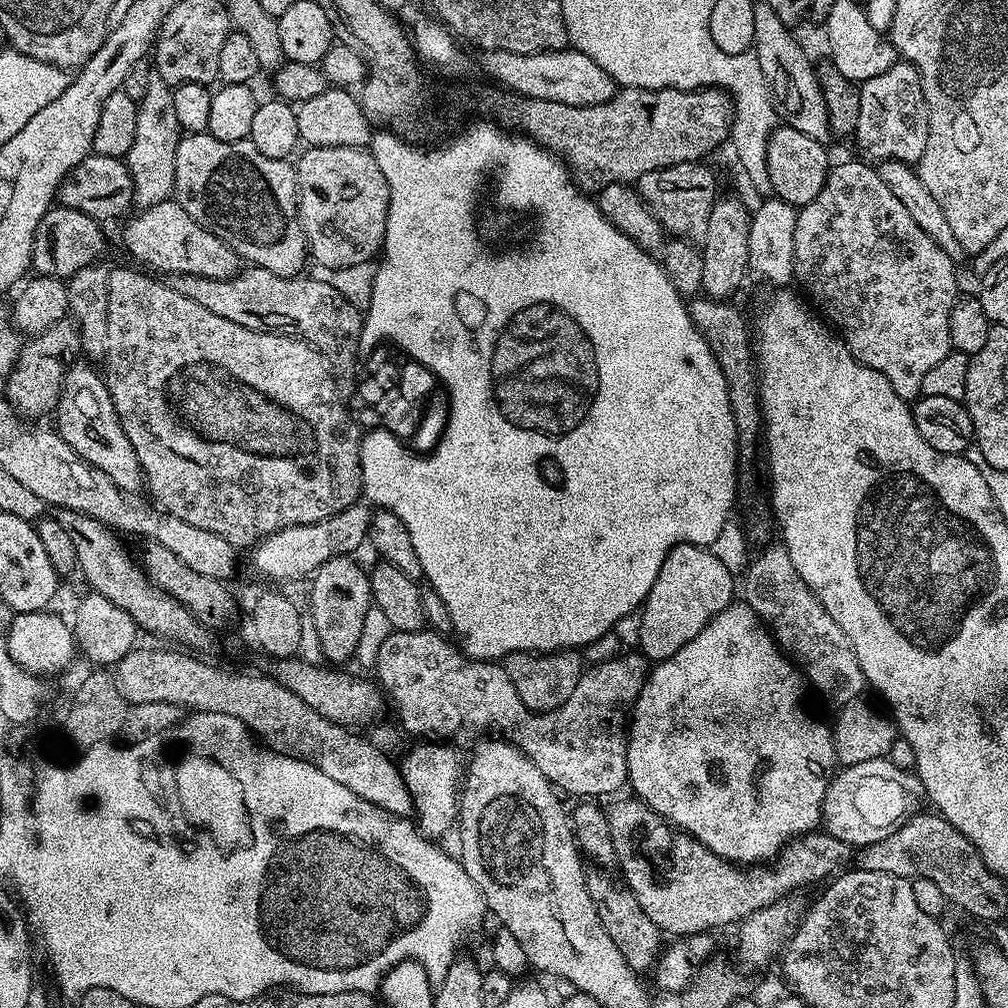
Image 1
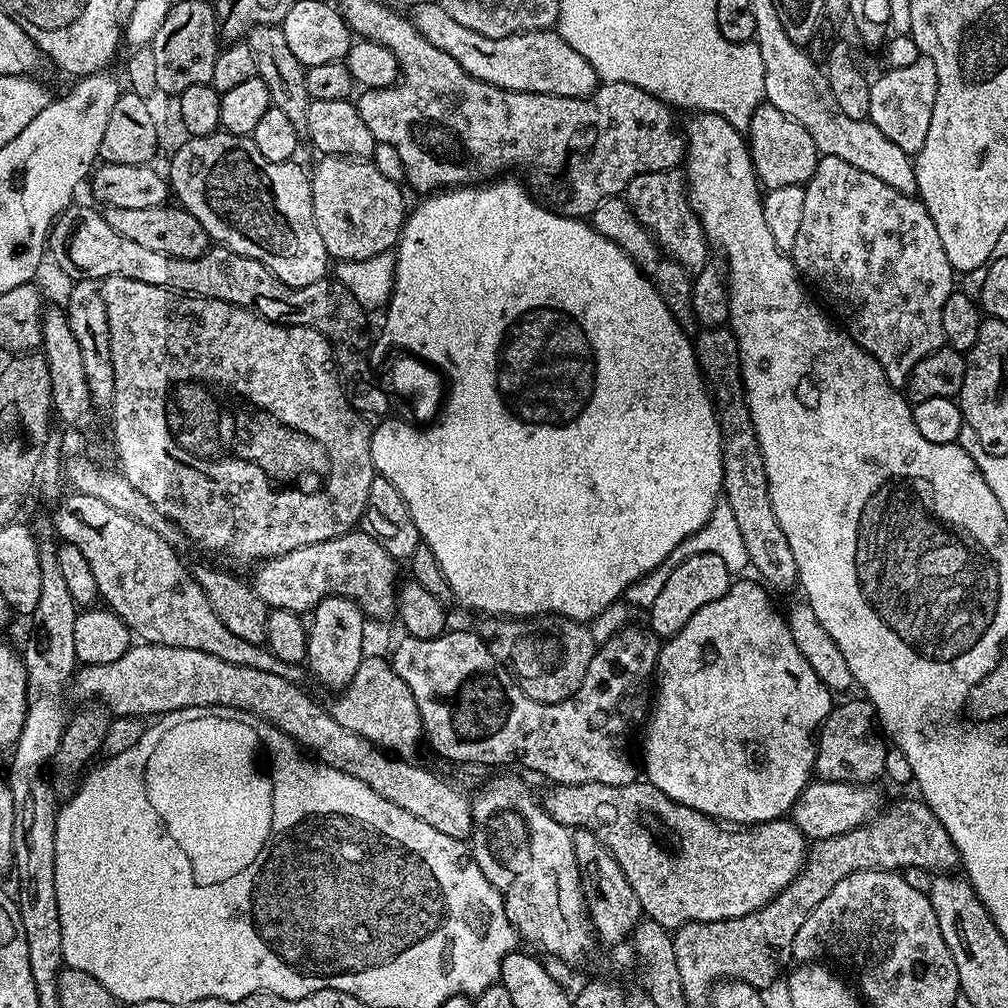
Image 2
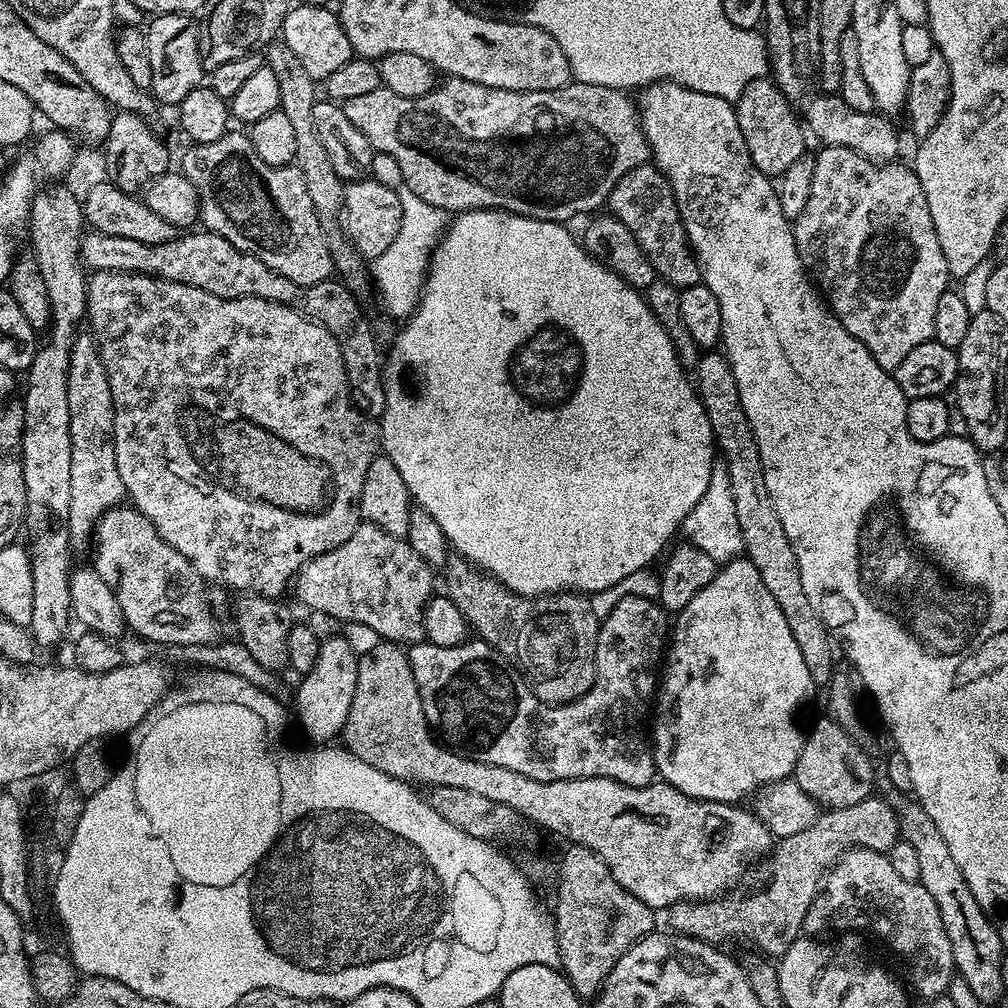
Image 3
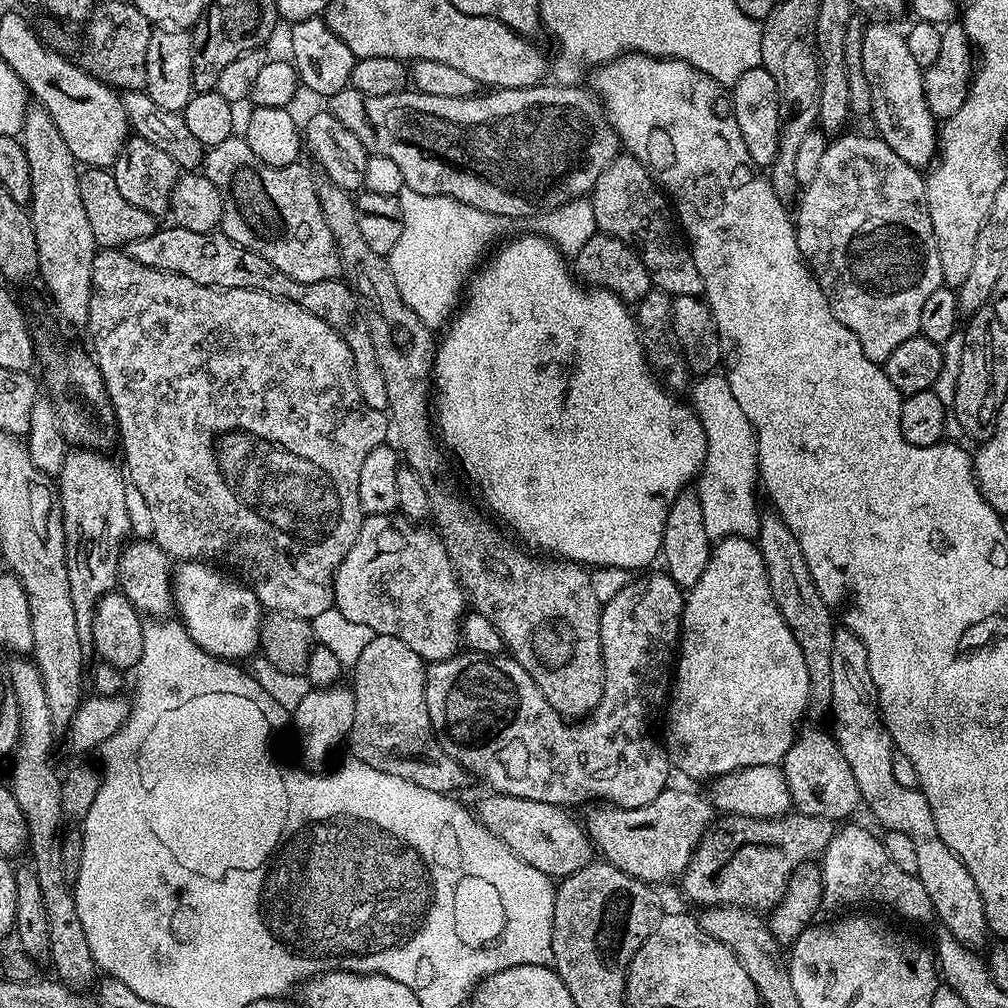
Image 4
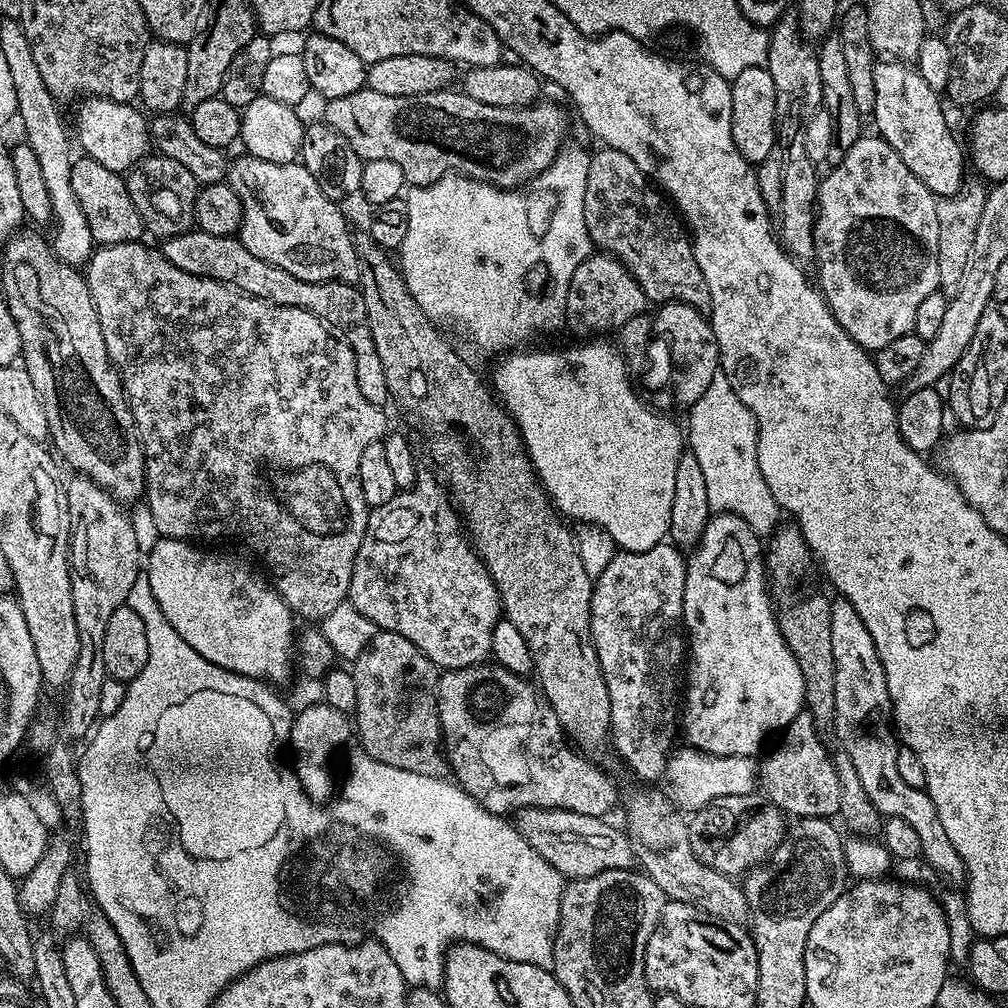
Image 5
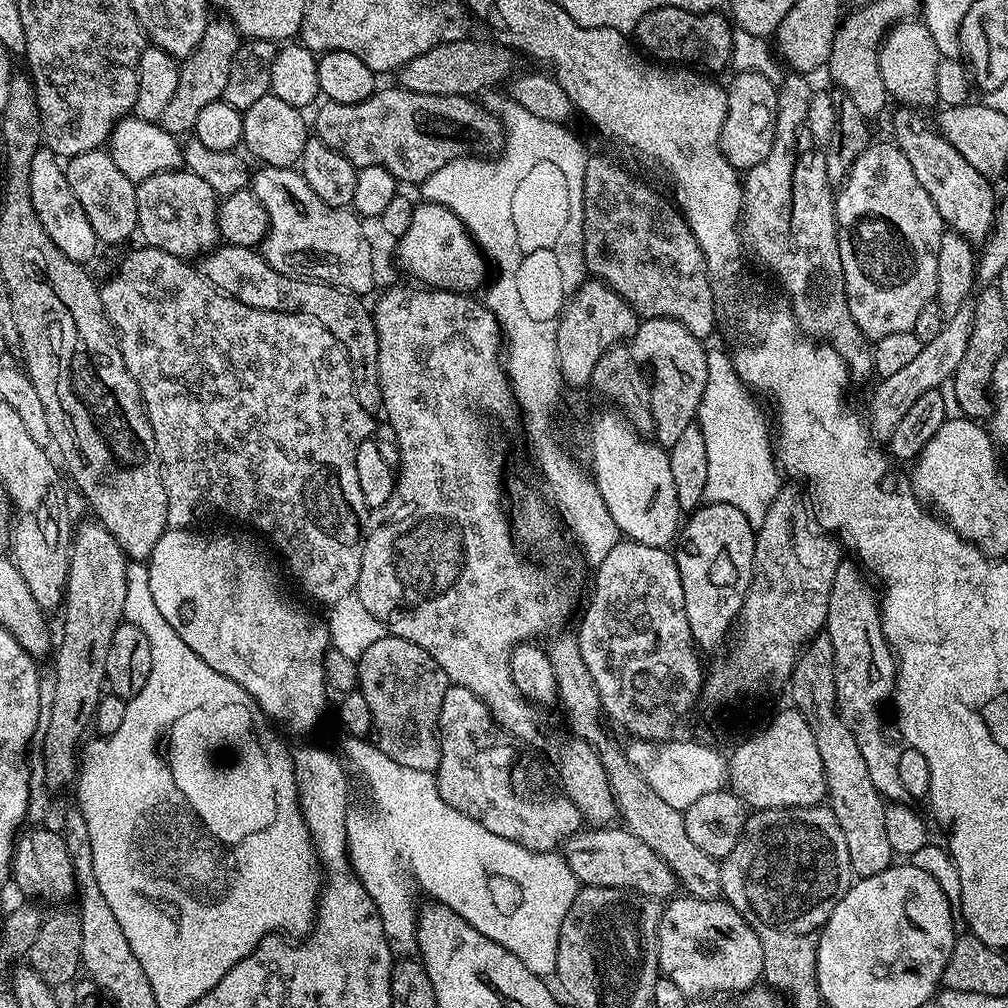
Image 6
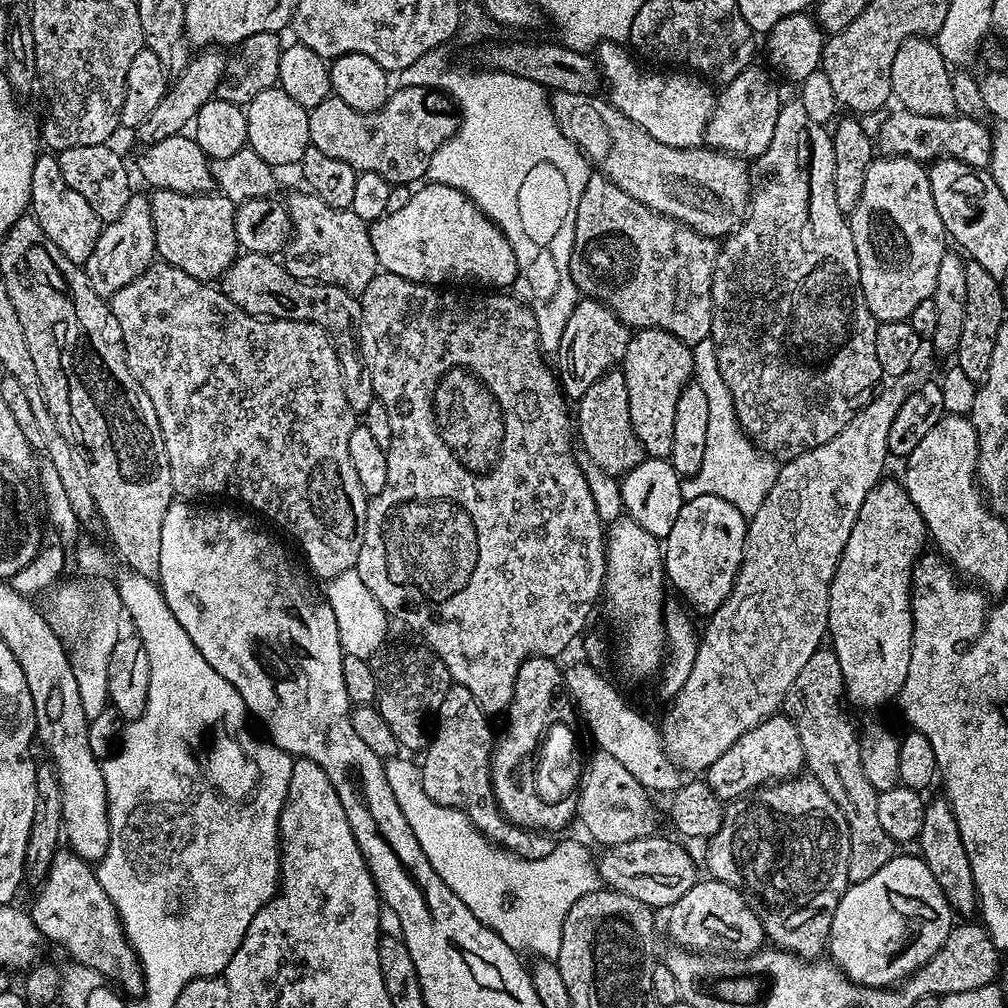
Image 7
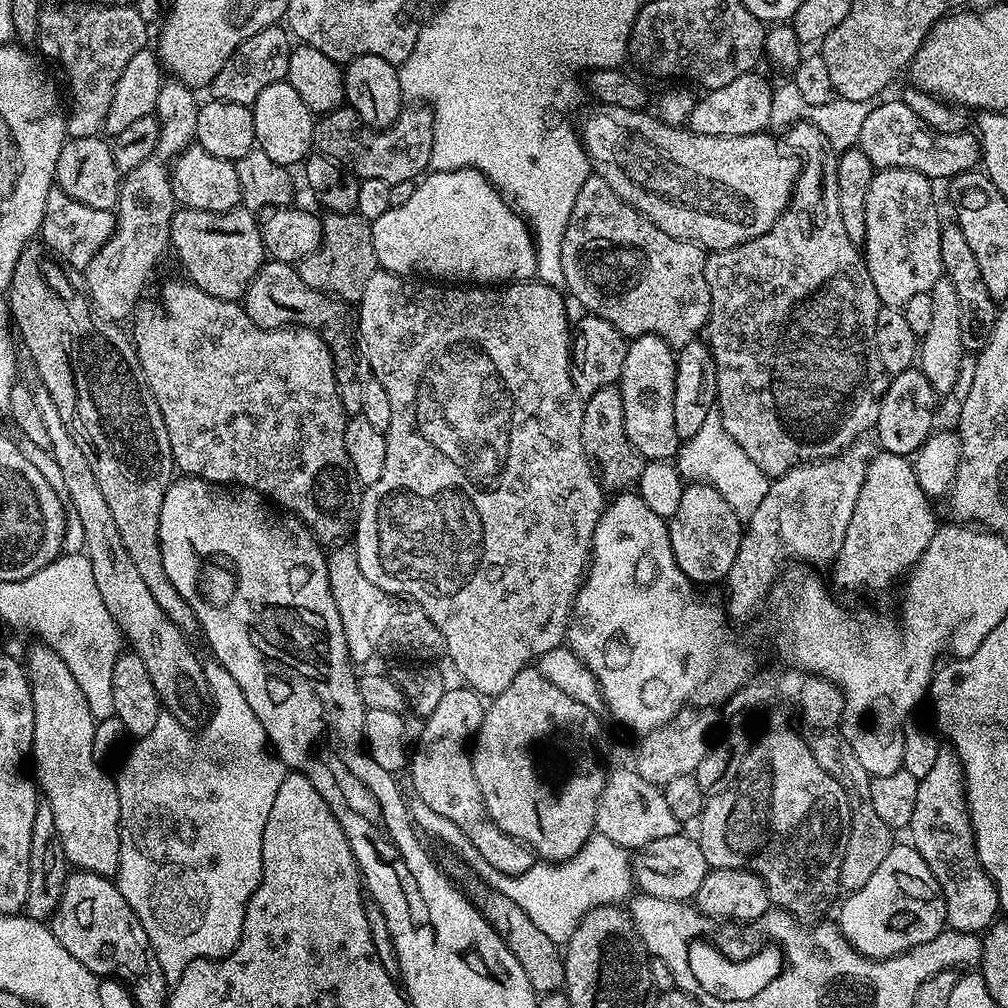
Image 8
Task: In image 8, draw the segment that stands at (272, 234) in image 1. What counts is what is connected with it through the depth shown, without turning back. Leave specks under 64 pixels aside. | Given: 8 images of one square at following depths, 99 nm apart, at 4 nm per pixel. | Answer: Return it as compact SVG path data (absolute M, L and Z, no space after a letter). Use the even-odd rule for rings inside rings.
M329 212L323 217L322 223L324 233L320 245L298 265L302 282L338 300L359 302L362 298L362 290L366 290L366 282L370 282L370 278L378 271L372 225L356 212L346 214Z

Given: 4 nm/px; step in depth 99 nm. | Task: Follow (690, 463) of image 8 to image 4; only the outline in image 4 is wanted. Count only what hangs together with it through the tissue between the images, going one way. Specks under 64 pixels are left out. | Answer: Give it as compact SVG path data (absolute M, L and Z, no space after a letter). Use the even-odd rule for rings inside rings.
M719 371L701 375L690 389L691 396L690 407L702 422L702 430L706 434L706 458L694 484L696 497L702 506L702 522L706 522L706 534L713 542L724 540L727 536L759 537L762 508L756 505L756 488L758 492L756 431L752 429L750 418L746 418L742 406L734 402L734 390L730 390L727 376Z

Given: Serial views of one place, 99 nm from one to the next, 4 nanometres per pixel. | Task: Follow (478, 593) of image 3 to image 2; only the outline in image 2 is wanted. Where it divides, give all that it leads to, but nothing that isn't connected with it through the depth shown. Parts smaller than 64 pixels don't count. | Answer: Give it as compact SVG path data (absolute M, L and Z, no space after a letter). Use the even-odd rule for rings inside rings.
M551 614L535 618L488 618L483 622L478 635L530 698L543 704L557 704L569 700L582 686L586 670L590 670L590 658L594 658L598 647L597 637L587 623Z

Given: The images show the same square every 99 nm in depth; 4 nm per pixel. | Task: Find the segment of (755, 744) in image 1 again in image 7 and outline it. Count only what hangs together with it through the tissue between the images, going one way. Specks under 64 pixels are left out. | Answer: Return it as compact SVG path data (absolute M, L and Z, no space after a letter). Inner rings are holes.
M702 494L684 501L670 534L663 537L662 547L667 583L684 595L683 603L689 609L711 614L726 602L742 566L747 533L748 520L726 498Z

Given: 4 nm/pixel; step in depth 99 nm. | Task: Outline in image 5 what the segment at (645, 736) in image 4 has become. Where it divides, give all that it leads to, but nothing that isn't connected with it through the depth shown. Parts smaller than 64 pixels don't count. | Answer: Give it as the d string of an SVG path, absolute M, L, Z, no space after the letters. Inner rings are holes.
M661 542L641 552L617 551L610 566L595 577L592 586L592 640L598 645L600 665L610 694L610 733L614 752L628 763L640 782L656 782L668 770L668 758L674 751L672 739L678 736L678 709L682 704L682 673L686 668L684 630L684 591L688 565L681 549ZM495 662L450 668L441 675L436 695L438 718L442 747L455 783L495 816L507 817L526 808L557 808L574 814L607 817L616 804L615 782L600 769L597 761L573 747L548 701L528 683L525 677Z

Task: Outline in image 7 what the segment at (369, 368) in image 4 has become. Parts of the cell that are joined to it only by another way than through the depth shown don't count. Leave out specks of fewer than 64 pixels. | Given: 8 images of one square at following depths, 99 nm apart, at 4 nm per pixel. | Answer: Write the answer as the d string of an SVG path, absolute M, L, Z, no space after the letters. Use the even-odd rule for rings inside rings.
M257 252L237 255L232 267L224 271L222 290L251 316L263 316L273 320L305 320L322 326L340 359L346 402L350 402L356 413L363 414L376 400L374 386L370 382L370 372L358 347L360 302L353 293L333 284L317 284L315 280L294 278L294 274L287 272L279 259Z

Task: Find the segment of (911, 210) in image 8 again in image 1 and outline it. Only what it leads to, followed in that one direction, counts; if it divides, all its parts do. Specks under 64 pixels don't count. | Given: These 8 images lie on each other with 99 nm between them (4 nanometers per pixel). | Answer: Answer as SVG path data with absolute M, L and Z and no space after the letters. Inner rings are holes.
M848 160L845 164L833 163L828 169L828 177L818 198L814 198L814 202L804 205L797 211L796 229L794 230L794 266L796 267L794 280L797 285L800 283L808 291L807 299L827 317L831 327L852 352L852 357L858 362L878 370L878 374L882 374L882 378L886 378L886 382L890 382L894 394L912 402L922 393L922 378L926 378L927 372L934 366L938 366L938 362L942 362L942 358L946 358L948 353L953 351L950 338L950 310L958 299L958 291L956 292L957 265L937 246L934 238L930 238L930 234L926 234L926 230L922 230L922 226L918 226L918 222L914 222L914 218L910 218L906 206L902 206L902 202L898 202L898 198L894 198L894 194L890 194L890 186L886 186L886 182L882 182L879 171L871 163L860 160Z

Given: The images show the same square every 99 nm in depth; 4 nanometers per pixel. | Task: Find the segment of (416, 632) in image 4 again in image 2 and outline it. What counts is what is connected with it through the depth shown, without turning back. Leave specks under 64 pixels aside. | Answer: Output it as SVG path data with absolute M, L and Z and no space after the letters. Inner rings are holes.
M353 530L326 542L314 542L310 546L290 550L286 554L275 556L273 560L257 563L255 568L256 573L250 576L250 583L258 598L262 598L262 602L266 602L269 609L281 608L308 614L328 596L349 596L368 618L388 618L388 615L391 617L396 610L397 561L393 560L390 554L386 554L382 546L378 546L376 539L367 530Z

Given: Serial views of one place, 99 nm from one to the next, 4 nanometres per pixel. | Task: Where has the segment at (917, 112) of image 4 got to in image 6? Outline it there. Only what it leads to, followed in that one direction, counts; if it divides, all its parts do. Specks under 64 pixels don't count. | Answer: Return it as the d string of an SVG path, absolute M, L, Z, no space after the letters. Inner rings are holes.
M912 106L897 107L897 112L892 116L892 132L896 147L906 154L906 162L914 169L918 182L922 182L926 194L938 206L938 214L951 231L965 236L973 242L983 242L992 232L992 224L996 220L998 195L992 187L993 181L987 180L950 142L941 136L935 127L928 125L924 116L919 116L917 109Z

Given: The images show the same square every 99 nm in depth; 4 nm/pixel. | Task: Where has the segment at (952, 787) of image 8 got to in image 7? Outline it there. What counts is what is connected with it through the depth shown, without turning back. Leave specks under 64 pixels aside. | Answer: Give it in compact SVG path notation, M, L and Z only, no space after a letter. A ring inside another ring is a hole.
M929 799L924 806L922 830L919 843L920 856L930 866L930 874L942 886L942 894L946 894L946 902L951 906L953 913L960 918L972 918L977 915L978 901L974 874L970 870L970 858L966 858L966 846L962 846L962 834L958 834L958 822L954 822L954 814L947 799Z

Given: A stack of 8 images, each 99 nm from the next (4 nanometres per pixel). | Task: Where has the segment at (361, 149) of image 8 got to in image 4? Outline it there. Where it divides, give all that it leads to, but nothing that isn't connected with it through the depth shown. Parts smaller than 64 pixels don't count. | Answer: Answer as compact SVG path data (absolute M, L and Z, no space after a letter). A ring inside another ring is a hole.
M541 82L533 88L498 88L485 91L483 94L467 96L466 98L434 98L430 94L422 94L415 90L405 90L386 94L385 96L364 96L357 92L355 88L349 86L337 96L331 97L330 111L346 130L351 130L358 137L358 142L367 148L369 153L386 158L394 158L394 163L398 170L402 170L404 187L414 190L423 196L449 196L455 200L466 202L466 206L474 206L483 212L489 212L501 218L507 216L536 216L553 211L568 204L572 200L587 197L592 188L598 182L598 174L610 166L617 156L621 155L622 145L620 139L616 137L616 131L610 126L608 116L604 112L604 107L597 100L595 92L584 88L567 88L564 84L548 84Z

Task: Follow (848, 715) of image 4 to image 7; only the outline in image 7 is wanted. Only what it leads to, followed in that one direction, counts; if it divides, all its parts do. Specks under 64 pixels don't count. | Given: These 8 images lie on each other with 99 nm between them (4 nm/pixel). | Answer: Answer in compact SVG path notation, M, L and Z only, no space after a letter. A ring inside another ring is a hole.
M881 479L880 483L866 494L866 502L862 502L862 510L858 510L858 518L854 522L854 530L850 530L850 538L846 538L846 550L842 550L842 558L838 558L838 566L834 570L834 578L830 582L830 606L828 607L828 631L830 647L838 658L838 666L842 666L844 690L849 705L857 704L860 708L876 708L888 699L899 697L900 688L906 682L906 674L910 670L910 650L912 649L912 572L916 569L916 561L925 551L924 539L930 536L929 521L924 519L919 506L904 489L899 479Z

